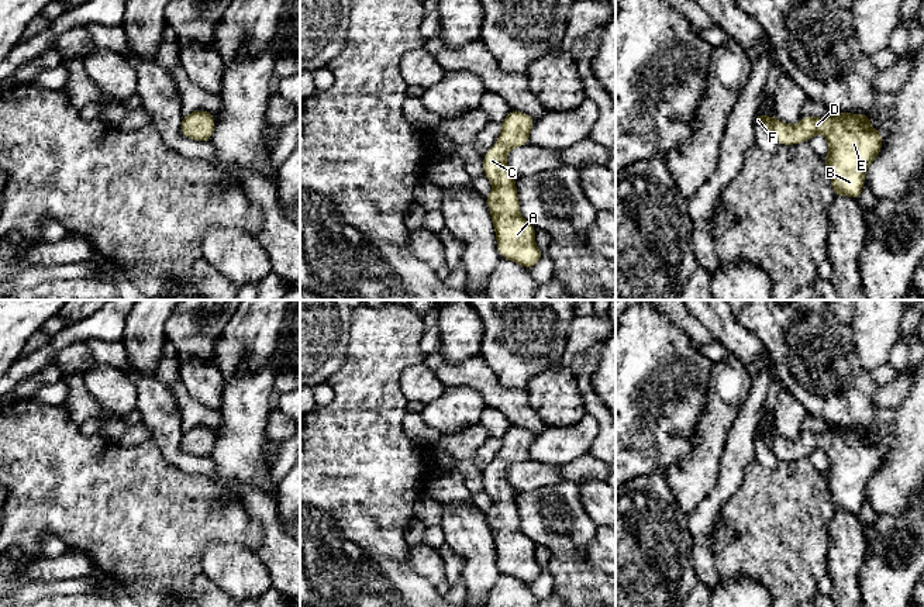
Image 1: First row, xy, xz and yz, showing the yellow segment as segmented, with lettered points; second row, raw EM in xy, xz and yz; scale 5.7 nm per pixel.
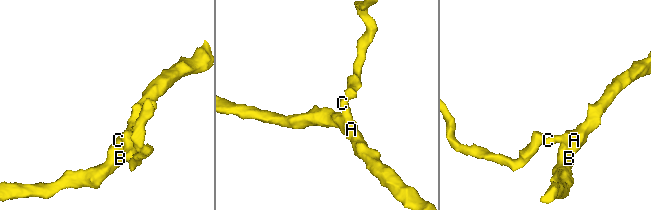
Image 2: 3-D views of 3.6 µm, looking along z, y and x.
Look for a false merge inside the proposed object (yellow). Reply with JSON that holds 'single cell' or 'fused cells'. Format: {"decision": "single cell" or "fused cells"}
{"decision": "single cell"}

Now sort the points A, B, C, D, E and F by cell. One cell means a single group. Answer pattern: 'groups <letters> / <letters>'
groups A B C D E F

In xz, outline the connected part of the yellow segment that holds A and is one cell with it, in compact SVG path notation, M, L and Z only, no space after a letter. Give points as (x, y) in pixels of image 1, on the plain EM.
M511 425L500 438L501 448L496 459L483 470L483 490L493 500L493 506L486 511L486 518L496 546L499 569L501 573L513 576L527 584L532 584L544 570L535 559L537 544L521 532L514 489L506 479L506 470L510 465L530 459L530 446L535 437L535 434L523 427Z

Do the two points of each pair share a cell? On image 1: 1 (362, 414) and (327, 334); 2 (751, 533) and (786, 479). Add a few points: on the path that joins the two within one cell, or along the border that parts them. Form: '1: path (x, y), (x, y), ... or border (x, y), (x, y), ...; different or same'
1: border (350, 333), (348, 352), (344, 362), (324, 382); different
2: path (764, 520), (786, 497), (786, 492); same

